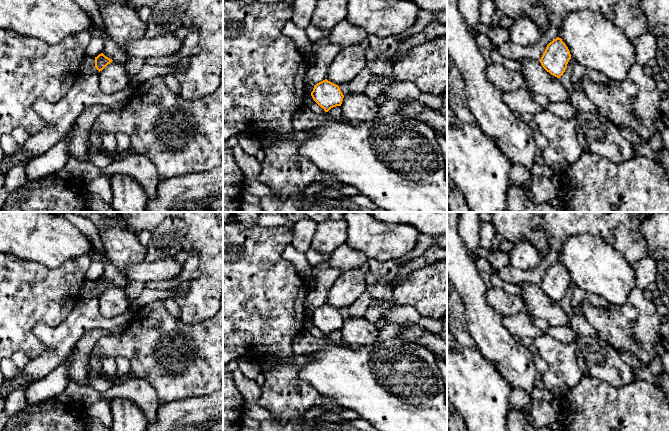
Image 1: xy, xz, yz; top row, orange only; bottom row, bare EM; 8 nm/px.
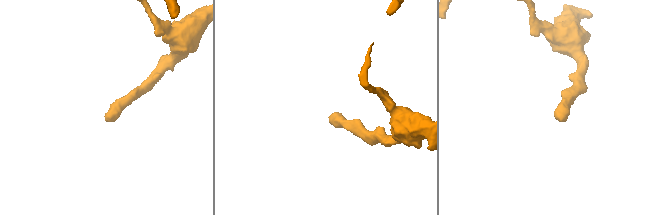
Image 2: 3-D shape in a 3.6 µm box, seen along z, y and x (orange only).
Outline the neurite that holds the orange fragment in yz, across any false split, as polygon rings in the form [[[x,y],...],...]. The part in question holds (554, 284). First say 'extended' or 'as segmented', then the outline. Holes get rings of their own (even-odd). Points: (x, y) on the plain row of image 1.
as segmented; [[[557,261],[547,269],[540,287],[547,296],[560,302],[565,296],[570,283],[571,278],[568,271],[561,262]]]

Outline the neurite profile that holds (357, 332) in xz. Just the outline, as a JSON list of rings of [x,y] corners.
[[[348,317],[344,319],[342,328],[342,344],[351,349],[377,342],[378,330],[374,323],[364,317]]]

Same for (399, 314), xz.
[[[395,306],[383,312],[382,317],[389,323],[401,324],[401,323],[416,323],[422,316],[413,307],[410,306]]]

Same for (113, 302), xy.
[[[112,285],[99,296],[99,310],[105,318],[120,316],[132,308],[133,303],[127,297],[126,288]]]

